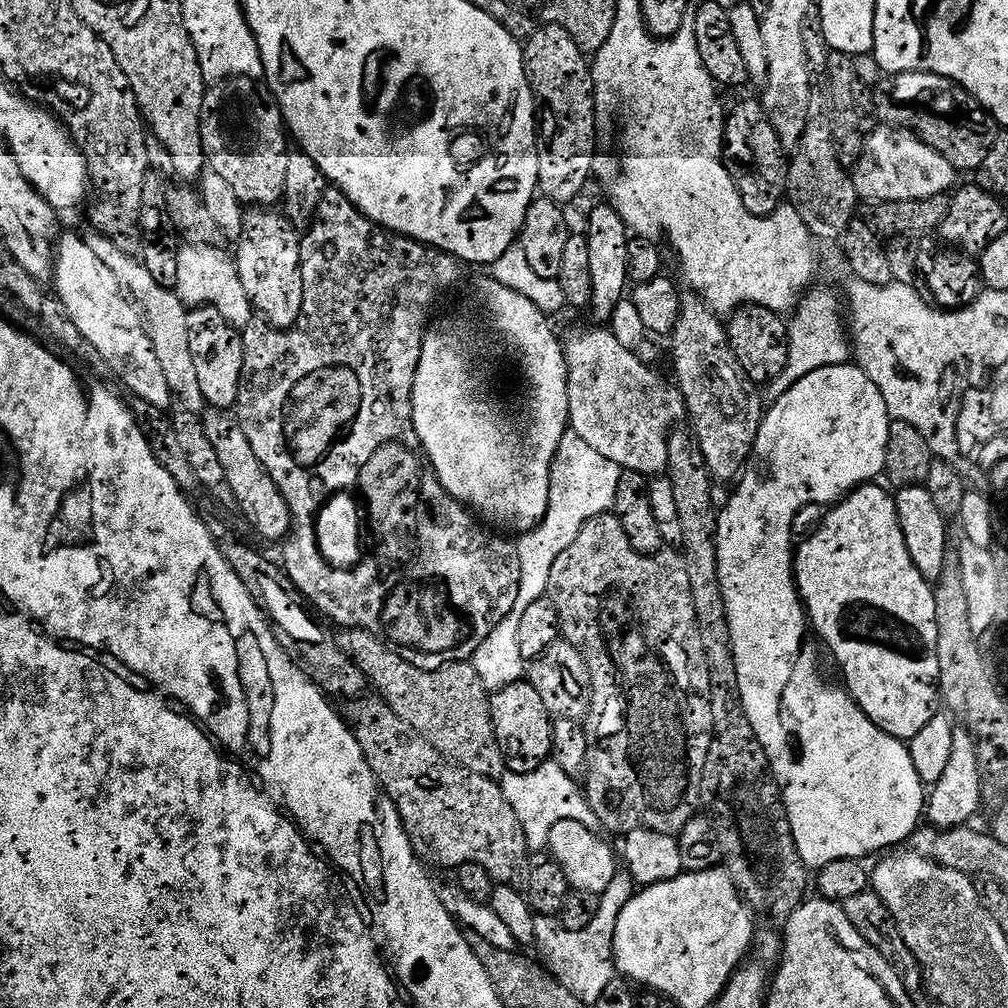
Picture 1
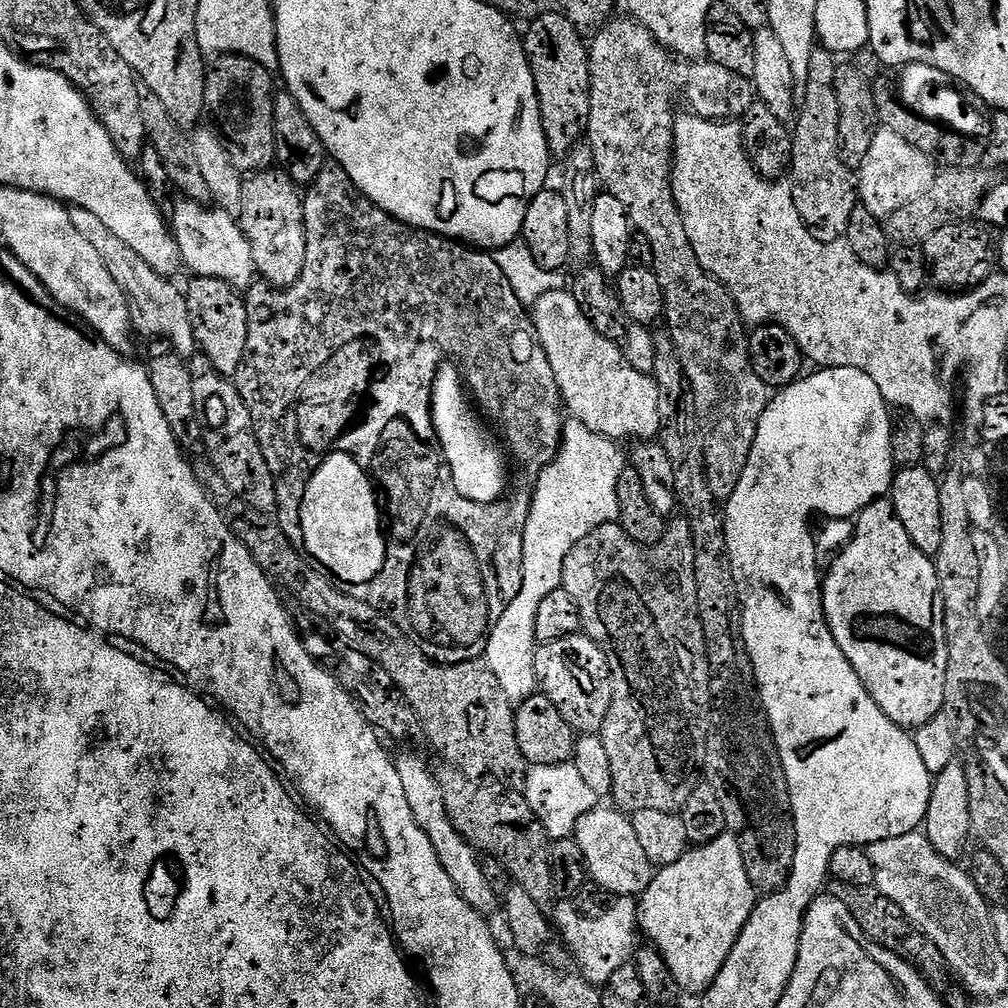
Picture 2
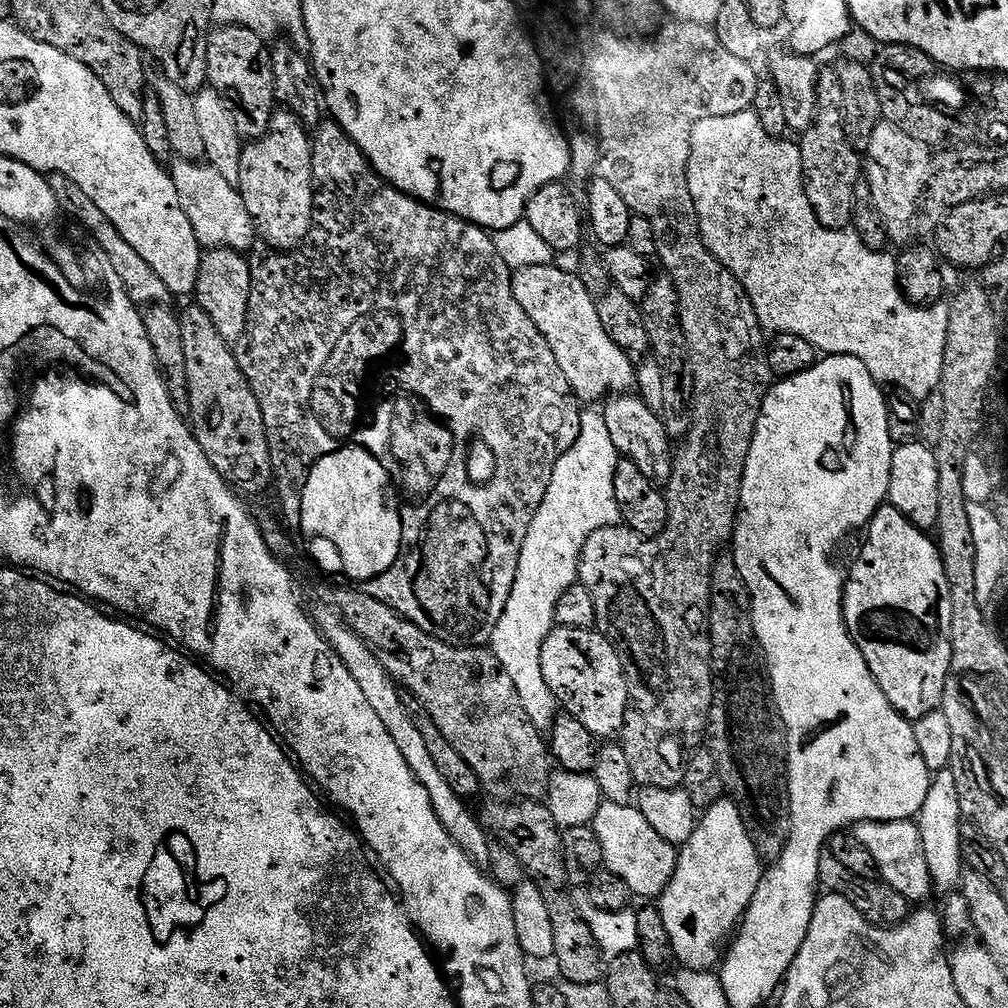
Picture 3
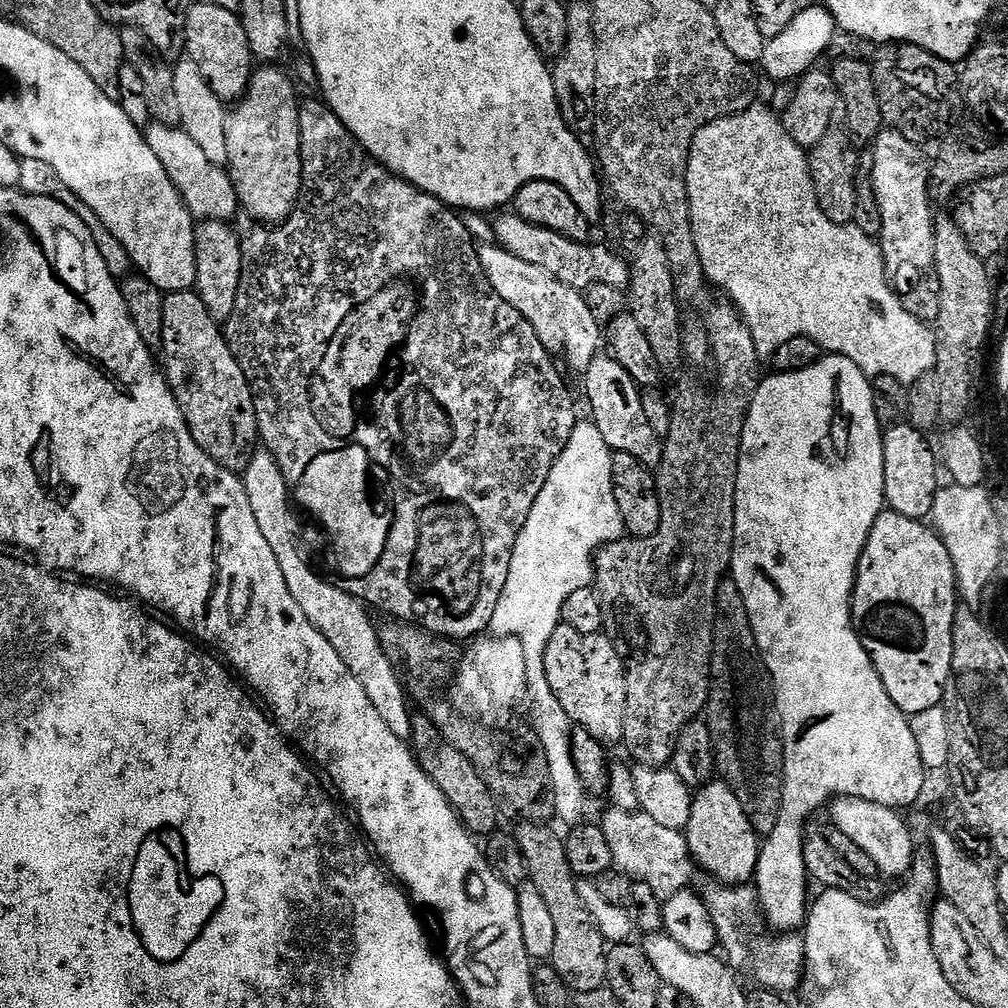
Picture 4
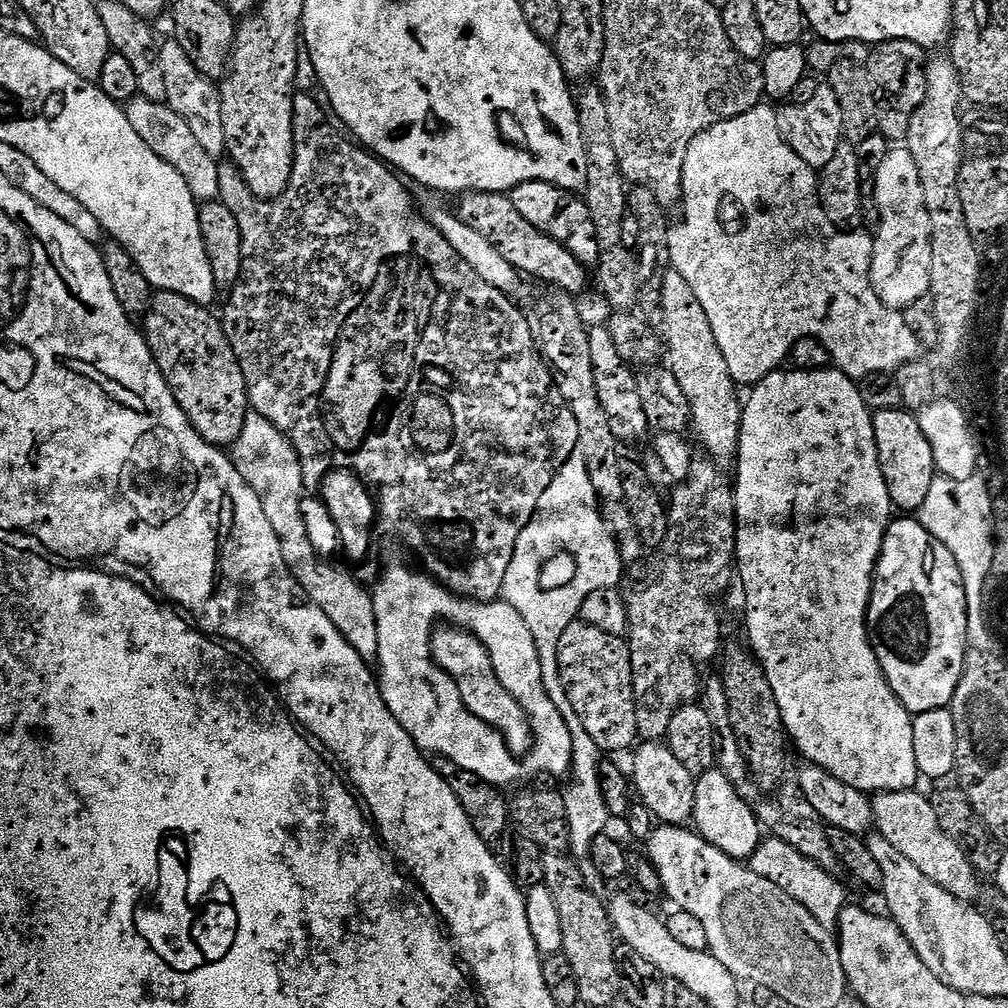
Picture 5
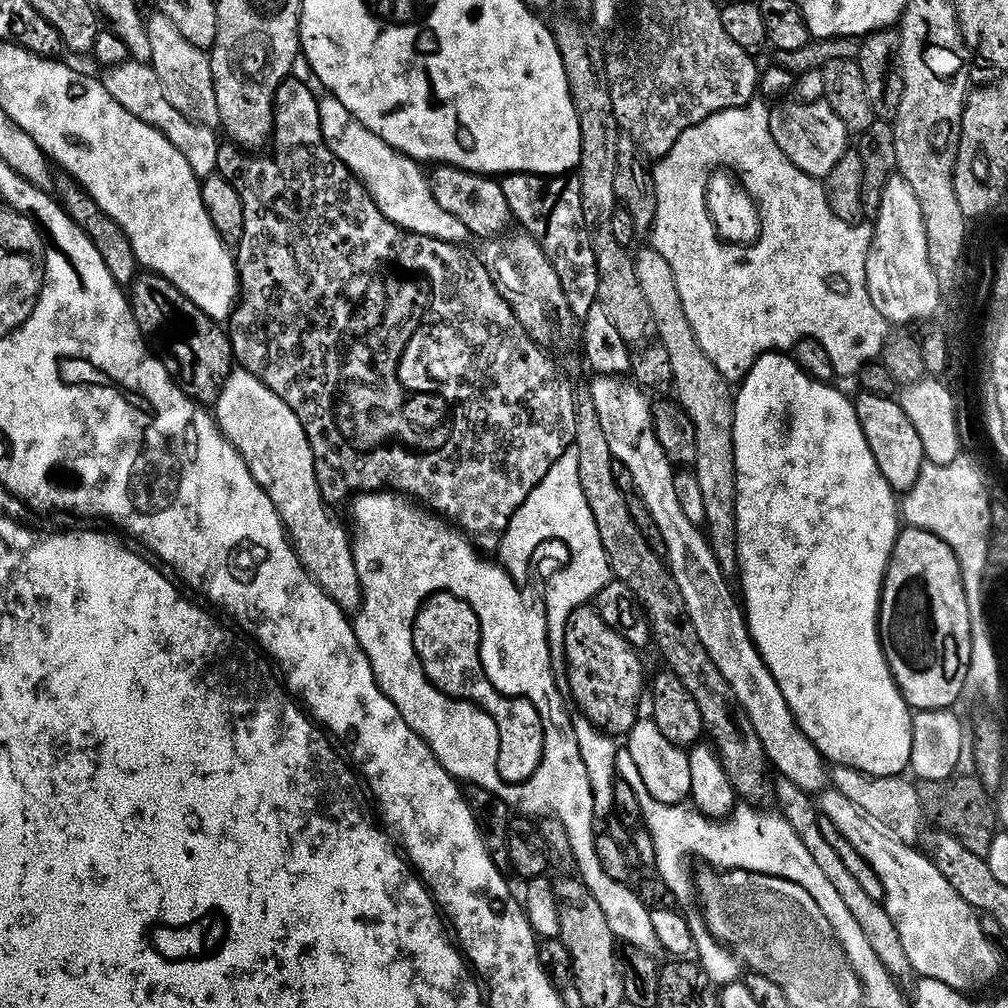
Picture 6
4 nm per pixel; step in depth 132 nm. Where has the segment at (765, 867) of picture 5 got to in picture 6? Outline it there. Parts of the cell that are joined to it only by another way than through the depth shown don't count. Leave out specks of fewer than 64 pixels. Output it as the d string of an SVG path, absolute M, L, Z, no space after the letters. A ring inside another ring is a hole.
M620 762L616 765L617 775L623 783L628 784L634 790L638 797L638 804L642 808L643 823L650 832L652 840L652 848L654 850L654 860L656 862L656 870L661 880L676 894L693 893L694 880L690 878L690 862L689 856L696 856L702 861L710 864L711 869L718 872L729 871L746 871L752 873L760 873L762 875L774 876L786 881L790 881L804 888L821 911L827 918L838 942L843 948L853 970L860 978L863 992L868 988L897 988L899 983L886 970L882 961L876 955L871 943L869 943L863 929L859 923L855 921L854 914L847 909L846 902L843 901L838 890L831 885L831 881L827 880L827 874L823 873L819 865L815 864L815 859L811 857L810 850L803 845L798 834L794 833L793 827L779 813L764 812L756 809L755 805L742 802L734 808L727 820L713 820L706 816L698 808L690 804L668 804L658 802L653 795L646 790L645 783L642 782L642 774L639 773L638 766L634 766L631 762Z

